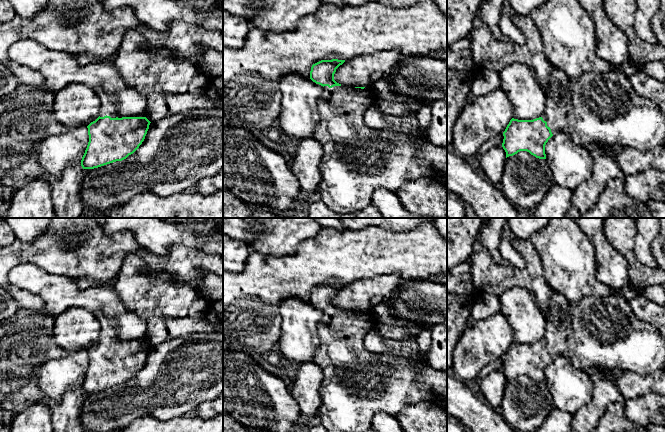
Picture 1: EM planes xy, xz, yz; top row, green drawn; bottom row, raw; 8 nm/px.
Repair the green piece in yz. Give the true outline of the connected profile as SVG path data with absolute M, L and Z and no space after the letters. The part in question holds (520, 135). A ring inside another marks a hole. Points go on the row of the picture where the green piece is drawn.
M553 66L544 93L546 96L546 109L541 117L533 120L512 118L507 125L503 132L504 139L502 143L506 158L520 151L527 151L536 158L546 159L545 145L558 131L567 132L574 144L583 147L592 143L599 143L647 151L653 147L663 145L665 139L665 114L653 102L634 90L629 77L620 70L620 67L614 67L607 73L585 73L576 81L571 81L563 71Z

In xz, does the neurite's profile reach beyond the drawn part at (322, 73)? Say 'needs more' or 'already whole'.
needs more

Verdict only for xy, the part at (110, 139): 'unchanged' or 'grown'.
grown

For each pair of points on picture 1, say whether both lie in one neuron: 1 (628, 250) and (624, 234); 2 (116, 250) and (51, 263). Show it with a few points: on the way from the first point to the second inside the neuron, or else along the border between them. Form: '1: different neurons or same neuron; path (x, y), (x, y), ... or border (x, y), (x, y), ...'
1: same neuron; path (625, 246), (624, 238)
2: same neuron; path (100, 252), (67, 253)

